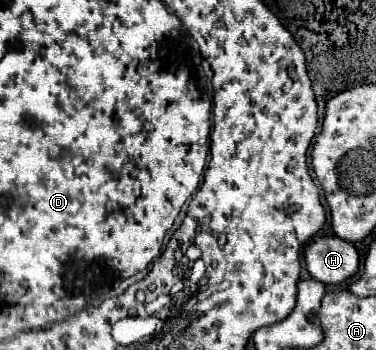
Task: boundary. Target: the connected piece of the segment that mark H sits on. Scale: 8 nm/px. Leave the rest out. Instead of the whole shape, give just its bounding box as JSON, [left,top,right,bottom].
[304,236,358,284]

